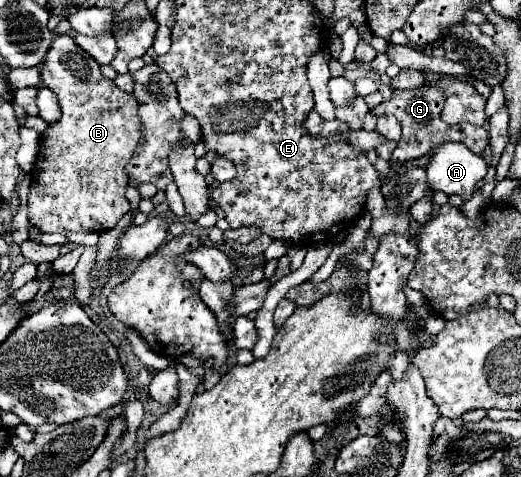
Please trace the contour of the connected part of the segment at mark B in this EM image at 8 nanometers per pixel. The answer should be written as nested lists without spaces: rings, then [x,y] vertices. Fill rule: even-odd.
[[[58,35],[46,53],[42,83],[58,97],[62,117],[40,137],[40,151],[32,167],[28,217],[40,233],[92,229],[104,233],[130,211],[124,173],[142,131],[138,101],[120,91],[100,73],[100,65],[80,49],[70,35]]]

